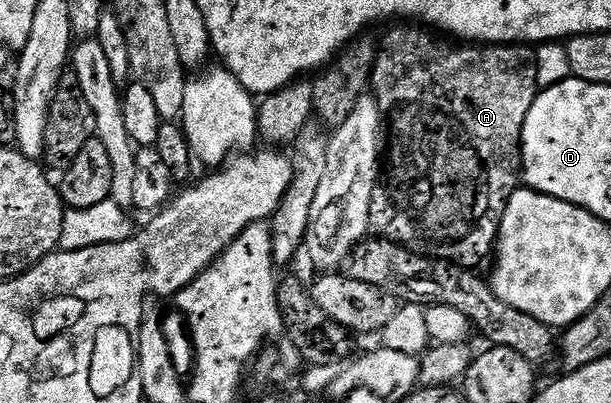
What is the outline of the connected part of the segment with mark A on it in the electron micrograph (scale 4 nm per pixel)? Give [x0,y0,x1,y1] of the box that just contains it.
[370,25,539,269]

